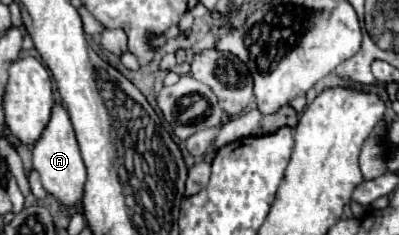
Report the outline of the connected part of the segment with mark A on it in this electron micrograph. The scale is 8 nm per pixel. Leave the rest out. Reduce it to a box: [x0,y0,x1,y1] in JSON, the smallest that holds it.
[32,105,86,207]

